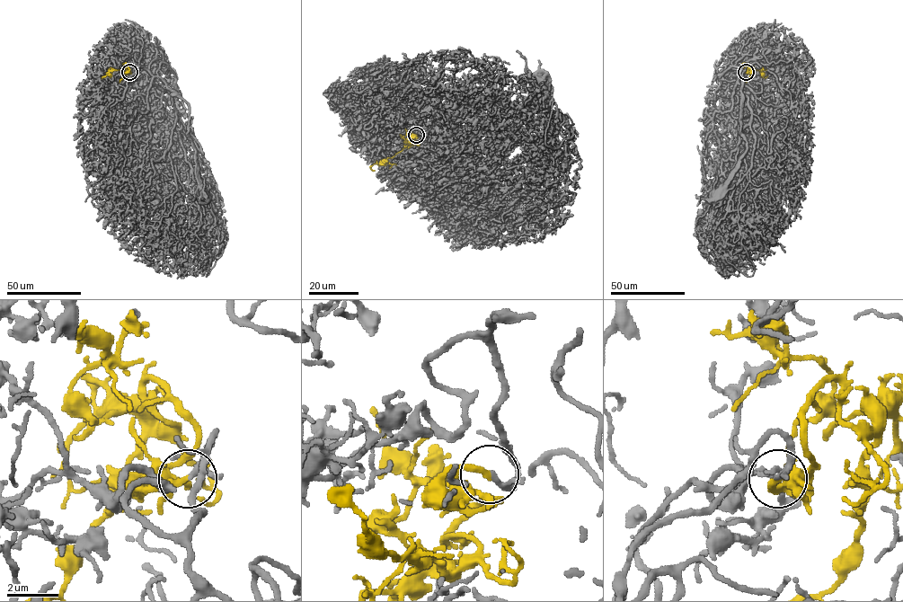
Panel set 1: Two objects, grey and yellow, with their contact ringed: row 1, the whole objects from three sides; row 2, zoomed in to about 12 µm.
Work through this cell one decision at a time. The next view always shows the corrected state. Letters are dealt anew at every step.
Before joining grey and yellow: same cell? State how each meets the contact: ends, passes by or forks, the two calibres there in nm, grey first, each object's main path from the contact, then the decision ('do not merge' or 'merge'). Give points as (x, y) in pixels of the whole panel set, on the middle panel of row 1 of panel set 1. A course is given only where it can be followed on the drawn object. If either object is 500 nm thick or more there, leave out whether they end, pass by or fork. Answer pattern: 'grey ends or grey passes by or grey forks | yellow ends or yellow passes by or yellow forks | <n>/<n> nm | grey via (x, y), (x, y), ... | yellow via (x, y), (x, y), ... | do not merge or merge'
grey passes by | yellow ends | 160/260 nm | grey via (416, 136), (420, 91), (444, 123), (516, 125), (521, 136), (544, 92) | yellow via (417, 135), (414, 135), (417, 137), (412, 143), (393, 156), (373, 164), (370, 168), (374, 170) | merge

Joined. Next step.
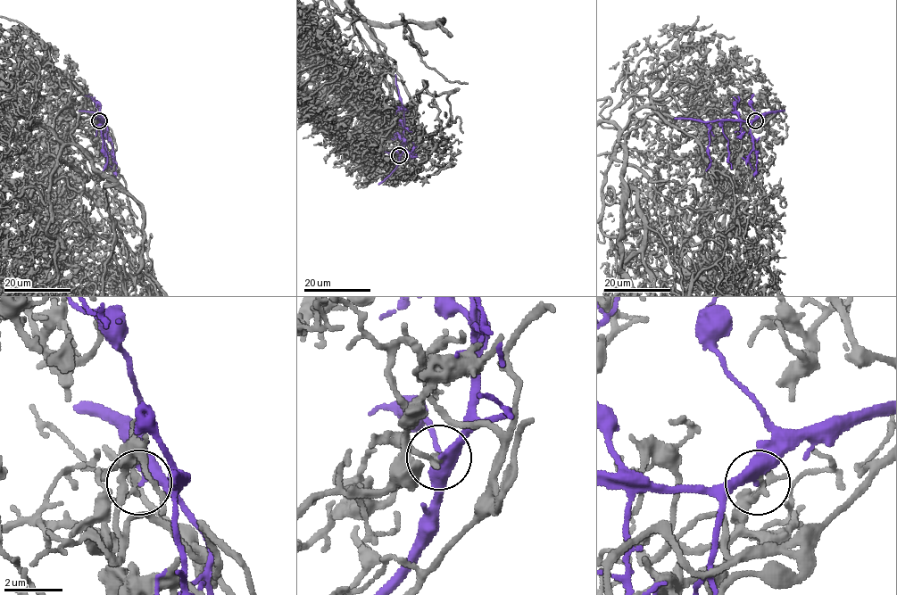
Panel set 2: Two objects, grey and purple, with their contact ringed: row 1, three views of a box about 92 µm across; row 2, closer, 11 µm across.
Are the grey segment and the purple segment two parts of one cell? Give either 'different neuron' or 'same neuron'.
different neuron

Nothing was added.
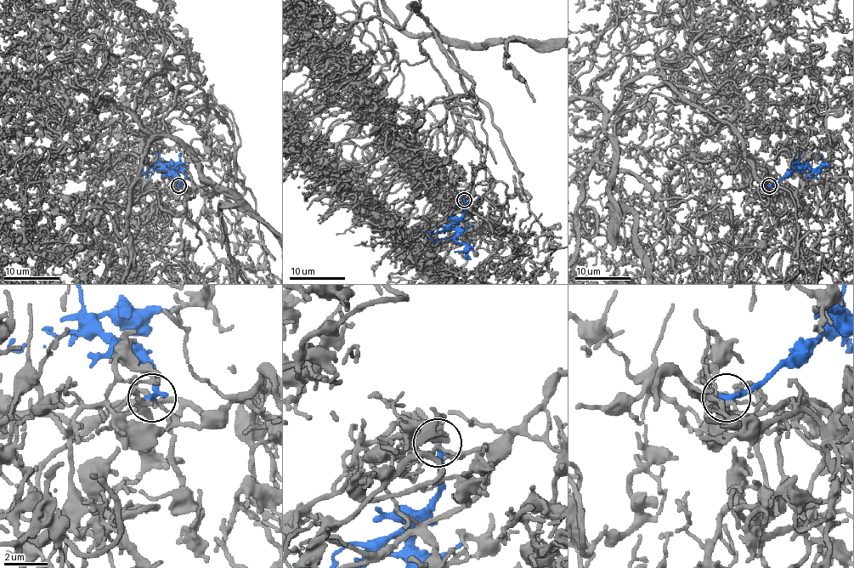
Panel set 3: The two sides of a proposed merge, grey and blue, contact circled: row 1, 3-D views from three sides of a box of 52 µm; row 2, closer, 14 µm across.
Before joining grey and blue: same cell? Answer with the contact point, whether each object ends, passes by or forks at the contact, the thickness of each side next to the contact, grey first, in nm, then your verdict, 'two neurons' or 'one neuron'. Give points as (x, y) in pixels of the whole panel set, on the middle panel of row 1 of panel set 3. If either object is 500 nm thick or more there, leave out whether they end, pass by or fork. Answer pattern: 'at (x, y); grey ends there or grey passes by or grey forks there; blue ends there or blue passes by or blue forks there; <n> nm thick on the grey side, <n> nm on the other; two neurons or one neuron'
at (464, 200); grey forks there; blue ends there; 170 nm thick on the grey side, 320 nm on the other; two neurons

